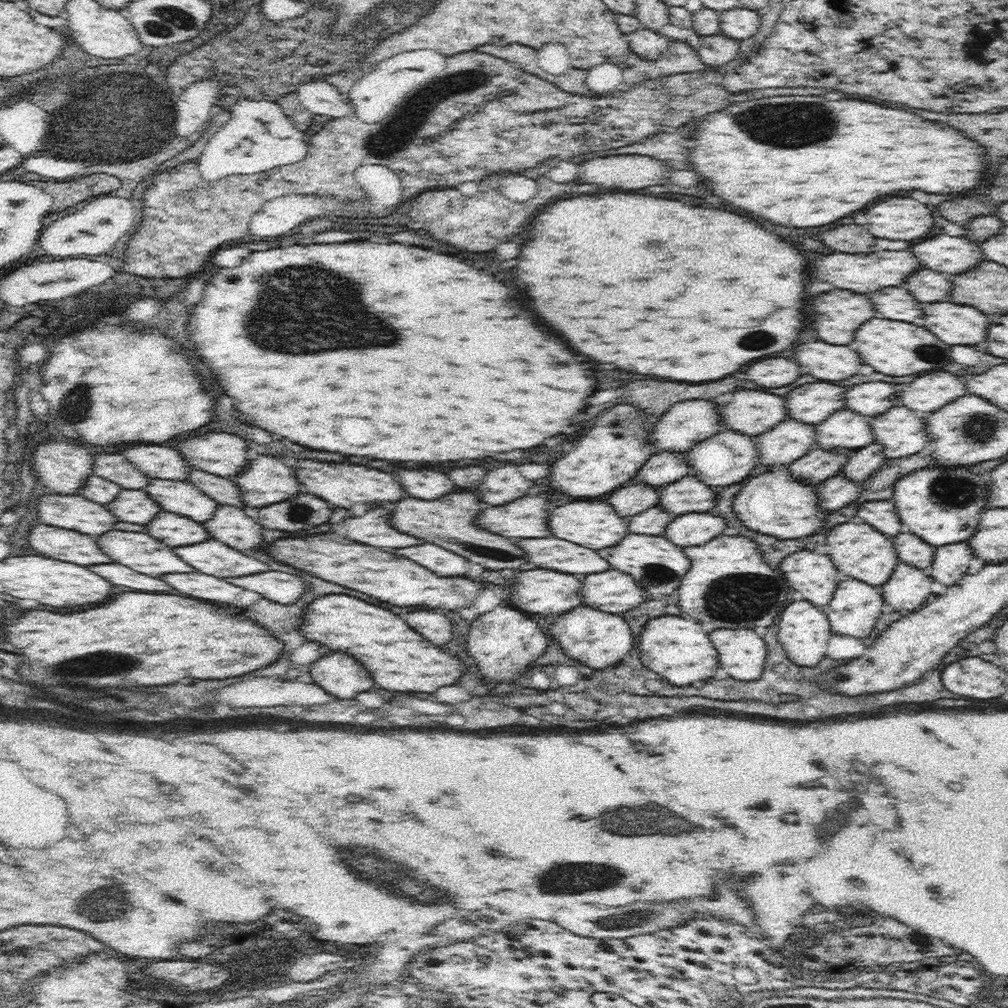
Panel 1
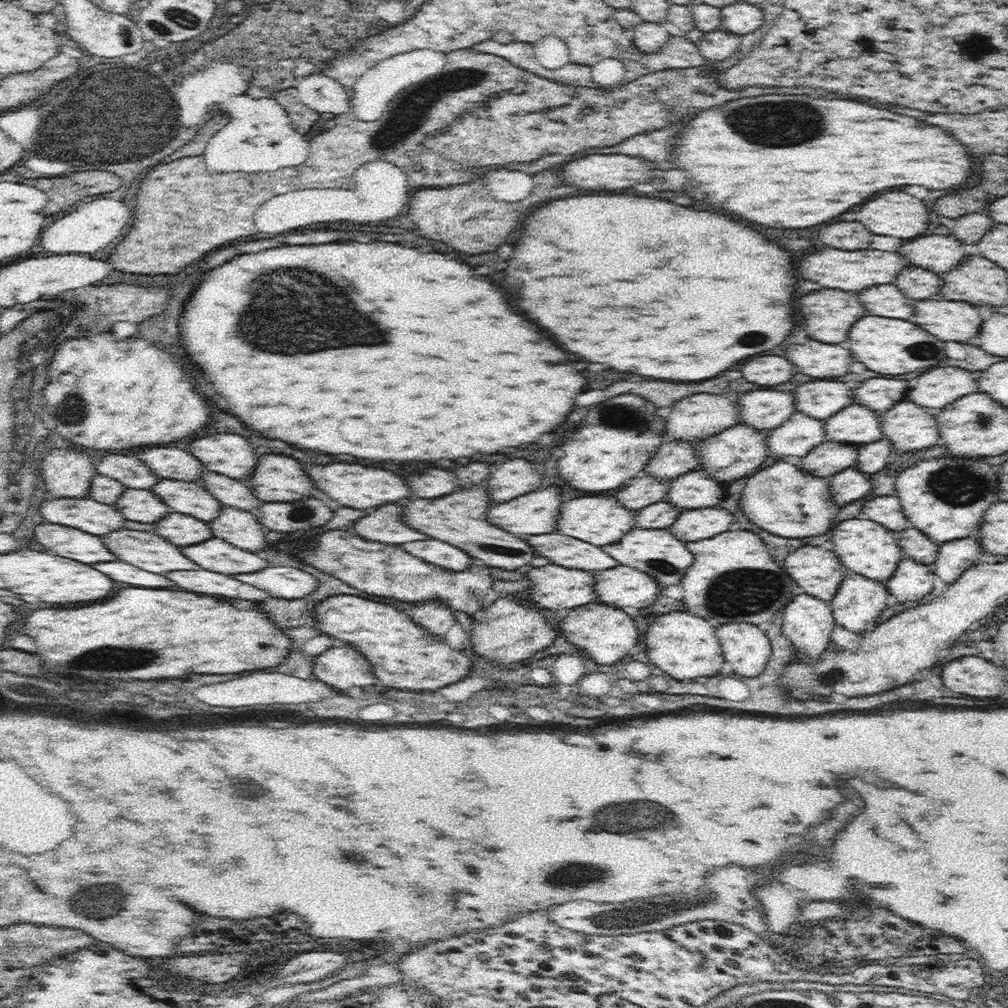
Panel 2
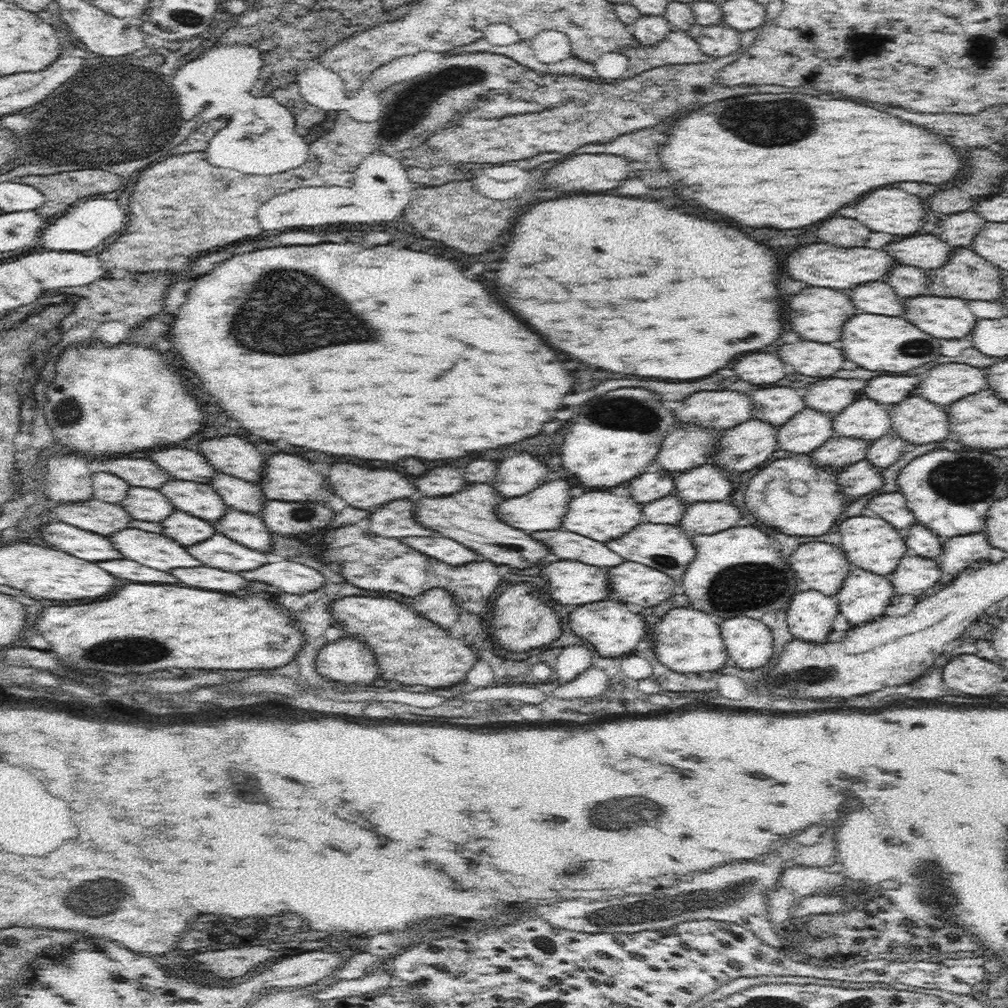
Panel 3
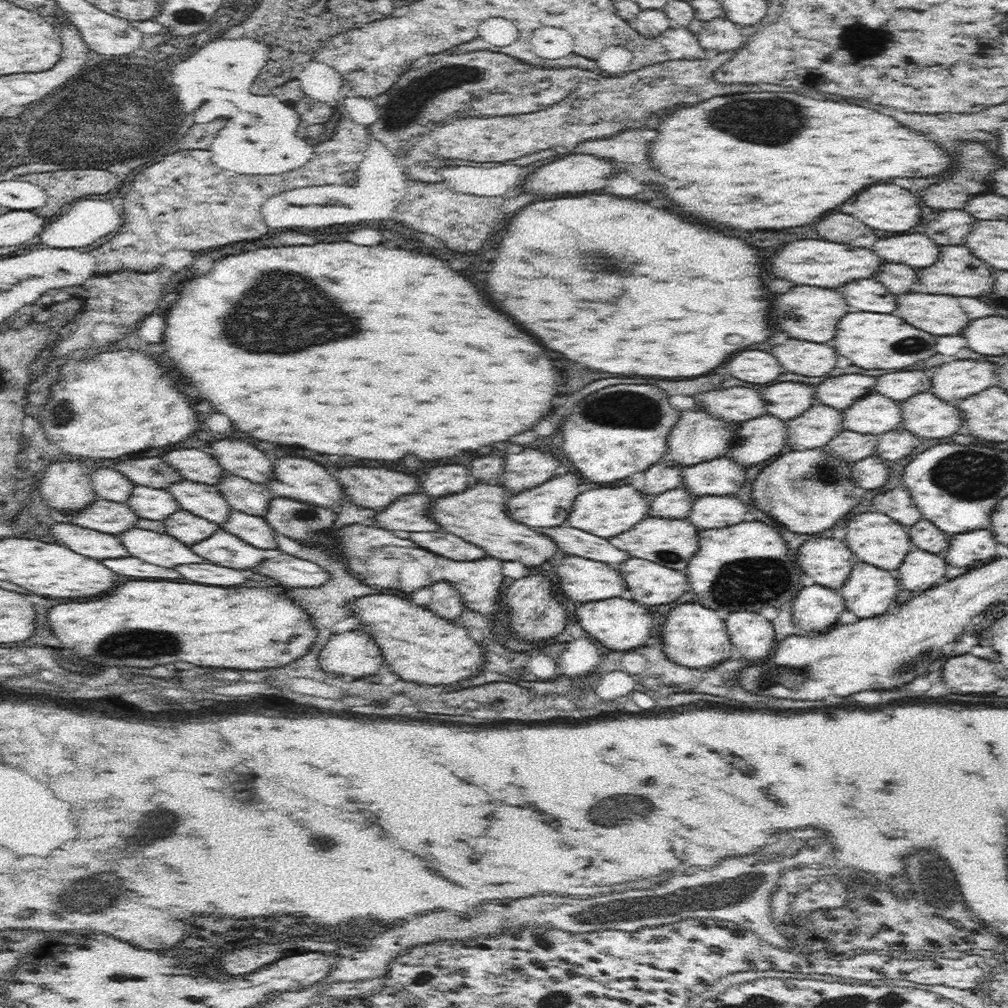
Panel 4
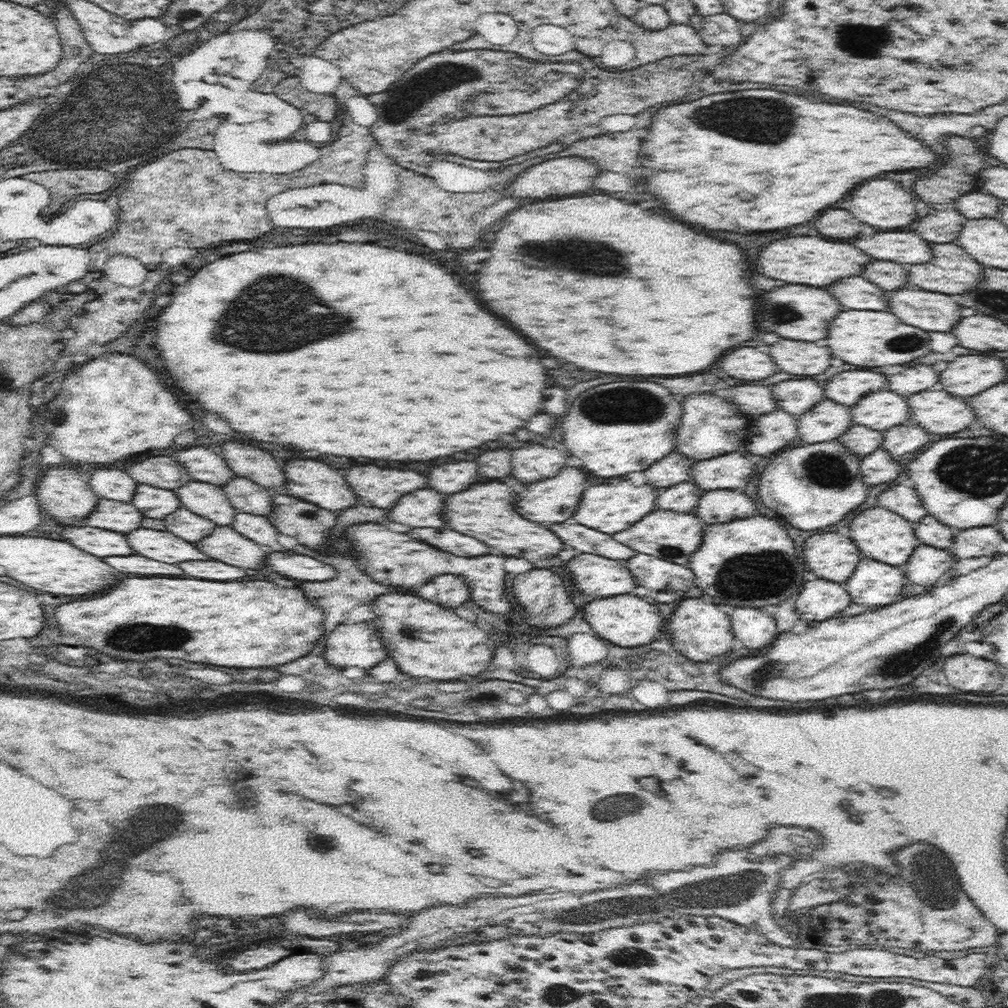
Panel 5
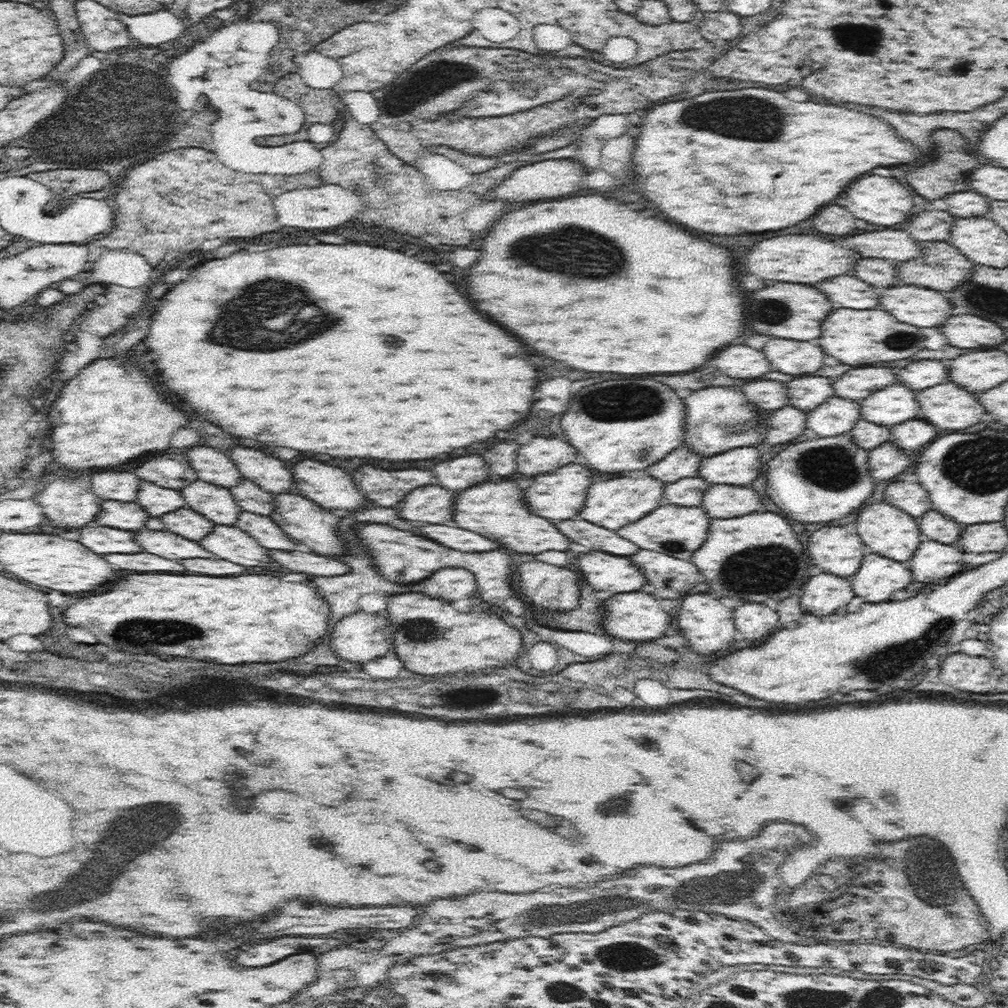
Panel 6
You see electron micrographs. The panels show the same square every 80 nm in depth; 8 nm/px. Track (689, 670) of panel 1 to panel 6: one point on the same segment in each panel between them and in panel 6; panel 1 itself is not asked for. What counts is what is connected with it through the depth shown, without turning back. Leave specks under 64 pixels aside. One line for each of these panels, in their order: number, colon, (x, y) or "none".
2: (684, 645)
3: (687, 640)
4: (694, 636)
5: (701, 631)
6: (708, 625)

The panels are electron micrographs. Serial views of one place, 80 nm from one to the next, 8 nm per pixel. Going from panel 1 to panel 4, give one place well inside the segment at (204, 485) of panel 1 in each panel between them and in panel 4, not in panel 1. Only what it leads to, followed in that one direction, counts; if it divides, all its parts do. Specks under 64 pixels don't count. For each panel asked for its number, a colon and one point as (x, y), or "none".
2: (231, 492)
3: (245, 496)
4: (254, 499)

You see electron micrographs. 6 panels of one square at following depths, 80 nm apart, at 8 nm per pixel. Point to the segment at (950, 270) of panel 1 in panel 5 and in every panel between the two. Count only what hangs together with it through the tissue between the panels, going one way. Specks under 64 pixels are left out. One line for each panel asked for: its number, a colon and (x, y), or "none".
2: (939, 253)
3: (928, 251)
4: (918, 250)
5: (906, 247)

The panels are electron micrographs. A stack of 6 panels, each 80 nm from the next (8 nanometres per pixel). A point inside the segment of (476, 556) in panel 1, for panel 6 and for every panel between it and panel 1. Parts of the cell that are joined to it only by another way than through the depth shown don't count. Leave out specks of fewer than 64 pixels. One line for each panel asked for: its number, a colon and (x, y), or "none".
2: (459, 519)
3: (468, 517)
4: (478, 515)
5: (486, 512)
6: (495, 509)

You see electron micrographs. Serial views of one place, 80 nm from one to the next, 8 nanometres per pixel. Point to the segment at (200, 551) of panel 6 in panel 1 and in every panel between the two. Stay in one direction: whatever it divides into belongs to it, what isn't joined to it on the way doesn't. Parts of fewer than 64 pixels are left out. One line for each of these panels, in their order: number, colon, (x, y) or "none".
1: (145, 554)
2: (146, 550)
3: (154, 550)
4: (162, 549)
5: (163, 546)

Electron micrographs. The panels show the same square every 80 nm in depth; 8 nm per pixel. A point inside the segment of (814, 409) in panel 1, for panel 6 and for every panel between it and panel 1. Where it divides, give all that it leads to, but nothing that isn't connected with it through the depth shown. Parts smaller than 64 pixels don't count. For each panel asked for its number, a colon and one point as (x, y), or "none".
2: (820, 399)
3: (831, 395)
4: (839, 392)
5: (848, 387)
6: (859, 382)

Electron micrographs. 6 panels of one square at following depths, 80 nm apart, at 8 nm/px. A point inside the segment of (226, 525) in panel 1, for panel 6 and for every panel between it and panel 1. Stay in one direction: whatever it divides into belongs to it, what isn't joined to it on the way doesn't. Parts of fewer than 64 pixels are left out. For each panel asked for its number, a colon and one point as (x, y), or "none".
2: (240, 528)
3: (247, 529)
4: (255, 530)
5: (259, 528)
6: (267, 533)

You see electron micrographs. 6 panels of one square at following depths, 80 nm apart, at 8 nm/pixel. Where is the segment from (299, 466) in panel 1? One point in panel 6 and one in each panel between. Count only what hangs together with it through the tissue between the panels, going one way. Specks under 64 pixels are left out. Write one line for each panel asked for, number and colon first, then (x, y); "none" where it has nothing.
2: (352, 485)
3: (365, 488)
4: (373, 488)
5: (379, 487)
6: (386, 488)

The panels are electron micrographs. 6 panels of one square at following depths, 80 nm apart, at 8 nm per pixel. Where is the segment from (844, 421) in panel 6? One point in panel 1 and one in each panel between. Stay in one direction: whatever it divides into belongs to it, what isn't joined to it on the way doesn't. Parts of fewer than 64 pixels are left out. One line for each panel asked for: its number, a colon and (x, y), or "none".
1: (790, 439)
2: (797, 436)
3: (804, 432)
4: (813, 428)
5: (827, 420)

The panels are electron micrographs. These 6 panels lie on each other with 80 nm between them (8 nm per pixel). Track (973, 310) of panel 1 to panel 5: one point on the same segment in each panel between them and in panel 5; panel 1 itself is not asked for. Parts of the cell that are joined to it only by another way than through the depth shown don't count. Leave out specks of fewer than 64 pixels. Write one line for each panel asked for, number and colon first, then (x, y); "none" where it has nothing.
2: (959, 320)
3: (944, 317)
4: (941, 315)
5: (930, 311)

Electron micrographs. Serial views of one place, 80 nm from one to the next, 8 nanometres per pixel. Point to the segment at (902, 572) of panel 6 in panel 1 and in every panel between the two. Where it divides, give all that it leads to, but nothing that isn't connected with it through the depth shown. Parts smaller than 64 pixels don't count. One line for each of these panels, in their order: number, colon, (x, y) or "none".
1: (855, 606)
2: (859, 601)
3: (865, 596)
4: (869, 591)
5: (874, 584)

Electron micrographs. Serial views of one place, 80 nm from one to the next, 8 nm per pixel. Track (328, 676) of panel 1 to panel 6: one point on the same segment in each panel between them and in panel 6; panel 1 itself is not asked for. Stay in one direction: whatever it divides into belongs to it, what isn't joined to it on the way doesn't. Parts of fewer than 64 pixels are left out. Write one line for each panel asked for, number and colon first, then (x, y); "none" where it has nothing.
2: (342, 667)
3: (348, 661)
4: (354, 652)
5: (350, 644)
6: (359, 637)

